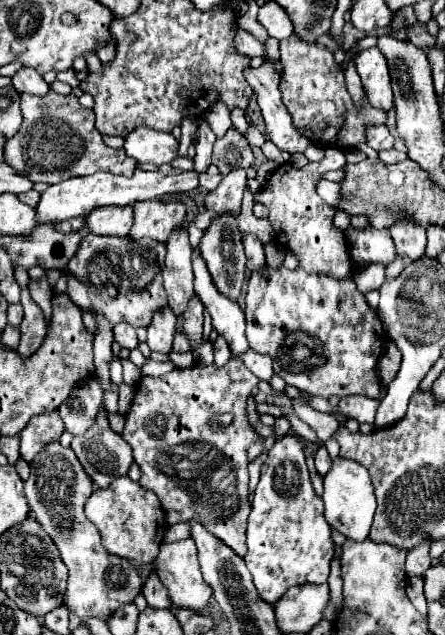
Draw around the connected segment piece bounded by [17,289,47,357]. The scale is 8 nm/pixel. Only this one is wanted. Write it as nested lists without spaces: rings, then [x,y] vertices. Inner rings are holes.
[[[29,289],[21,291],[21,305],[25,309],[25,317],[21,321],[21,343],[19,343],[17,351],[21,355],[29,357],[43,343],[47,327],[45,327],[45,315],[43,315],[41,307],[31,299]]]

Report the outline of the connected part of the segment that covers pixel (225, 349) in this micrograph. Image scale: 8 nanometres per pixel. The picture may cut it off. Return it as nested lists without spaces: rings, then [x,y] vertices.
[[[221,335],[213,341],[213,355],[215,355],[215,365],[217,365],[217,367],[227,365],[227,361],[231,359],[229,345],[225,343],[225,339],[221,339]]]

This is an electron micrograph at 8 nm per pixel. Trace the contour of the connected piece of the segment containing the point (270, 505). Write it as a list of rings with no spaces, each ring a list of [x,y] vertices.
[[[295,437],[277,439],[261,467],[247,527],[249,551],[243,557],[261,599],[277,603],[277,599],[295,585],[327,581],[335,543],[331,539],[333,527],[327,523],[323,511],[323,499],[311,485],[303,445]]]

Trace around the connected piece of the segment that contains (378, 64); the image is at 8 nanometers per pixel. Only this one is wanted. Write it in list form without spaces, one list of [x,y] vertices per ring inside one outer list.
[[[371,47],[357,55],[355,65],[365,91],[369,91],[369,101],[373,107],[389,111],[393,107],[393,91],[385,55],[379,51],[379,47]]]

